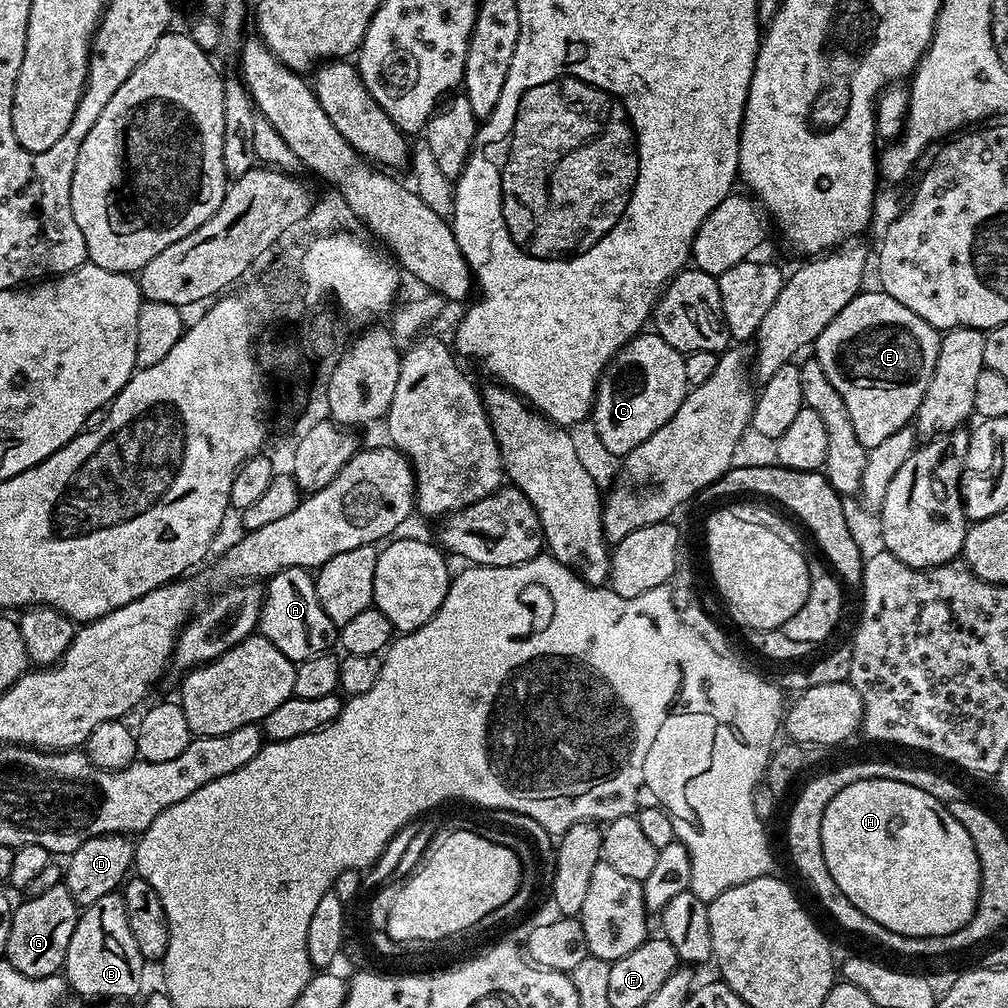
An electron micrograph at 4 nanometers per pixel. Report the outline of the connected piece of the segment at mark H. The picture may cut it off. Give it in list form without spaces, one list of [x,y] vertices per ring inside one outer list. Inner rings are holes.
[[[903,778],[854,782],[846,786],[846,790],[838,790],[830,806],[826,806],[826,814],[822,814],[820,823],[820,837],[822,838],[822,854],[826,854],[826,866],[830,866],[830,874],[834,882],[838,882],[838,890],[842,890],[842,894],[846,894],[846,898],[850,898],[850,902],[854,902],[854,906],[858,906],[858,910],[866,914],[866,918],[874,918],[878,926],[894,934],[902,934],[910,938],[930,938],[954,934],[972,921],[972,915],[980,897],[980,859],[974,850],[974,842],[970,842],[970,834],[966,834],[966,830],[962,827],[962,822],[958,822],[954,814],[950,814],[945,801],[926,794],[926,790],[918,790],[918,786],[906,786]]]

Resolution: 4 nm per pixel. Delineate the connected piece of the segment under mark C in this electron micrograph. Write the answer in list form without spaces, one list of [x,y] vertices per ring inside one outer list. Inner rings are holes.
[[[644,330],[635,336],[630,342],[626,342],[617,350],[616,355],[606,367],[604,373],[596,381],[596,396],[592,399],[590,424],[596,427],[596,436],[600,444],[608,452],[613,452],[617,458],[627,456],[630,450],[634,450],[654,430],[666,426],[670,418],[674,418],[674,410],[682,406],[690,387],[686,378],[685,353],[679,352],[670,342],[666,342],[655,331]]]

